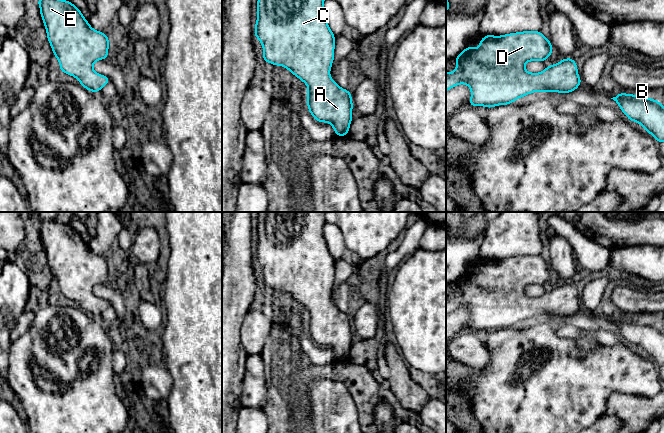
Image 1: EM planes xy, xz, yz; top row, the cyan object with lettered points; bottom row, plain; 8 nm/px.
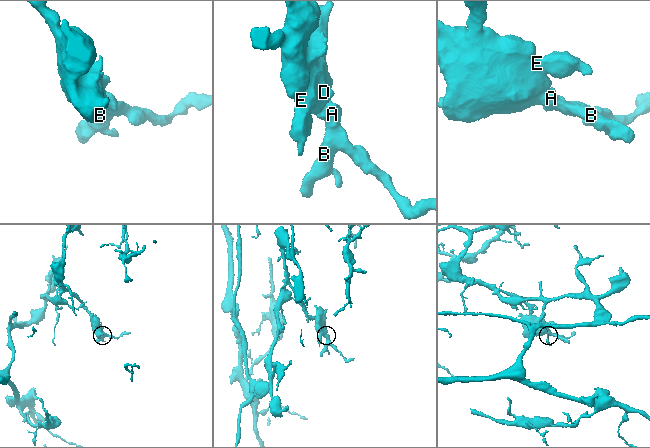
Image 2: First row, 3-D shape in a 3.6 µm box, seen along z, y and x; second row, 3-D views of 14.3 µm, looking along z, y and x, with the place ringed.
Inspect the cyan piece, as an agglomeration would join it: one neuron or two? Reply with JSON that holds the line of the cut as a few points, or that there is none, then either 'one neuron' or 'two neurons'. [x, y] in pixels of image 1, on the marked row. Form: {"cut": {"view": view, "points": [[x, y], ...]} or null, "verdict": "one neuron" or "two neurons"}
{"cut": null, "verdict": "one neuron"}

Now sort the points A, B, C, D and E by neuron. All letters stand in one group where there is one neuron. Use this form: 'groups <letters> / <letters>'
groups A B C D E

